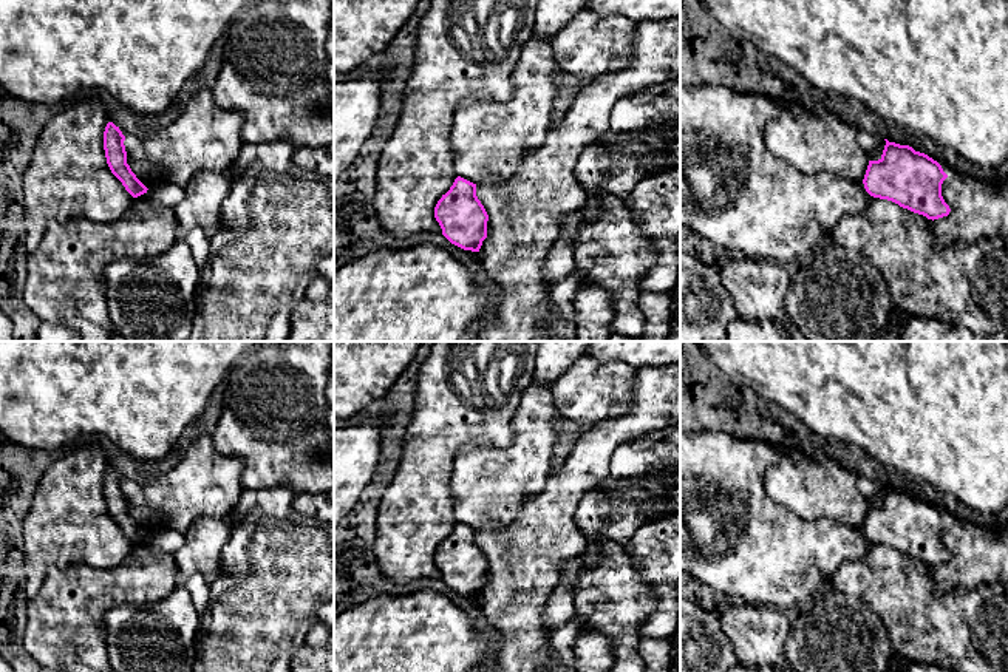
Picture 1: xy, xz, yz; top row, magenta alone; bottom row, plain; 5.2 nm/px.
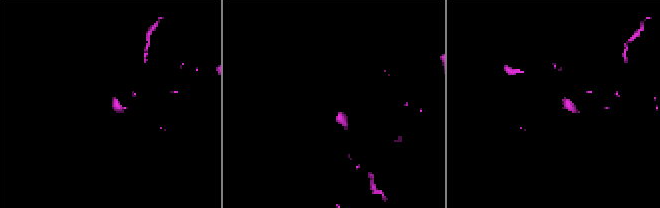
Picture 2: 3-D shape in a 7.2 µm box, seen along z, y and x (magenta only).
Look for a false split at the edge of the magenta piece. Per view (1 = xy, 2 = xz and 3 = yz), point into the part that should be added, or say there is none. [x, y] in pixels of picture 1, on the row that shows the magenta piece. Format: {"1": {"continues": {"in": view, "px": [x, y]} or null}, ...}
{"1": {"continues": null}, "2": {"continues": null}, "3": {"continues": null}}

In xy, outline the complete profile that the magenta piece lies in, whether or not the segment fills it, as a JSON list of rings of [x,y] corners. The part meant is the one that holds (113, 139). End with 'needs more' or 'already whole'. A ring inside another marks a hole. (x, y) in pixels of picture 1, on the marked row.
[[[108,122],[104,131],[104,150],[111,173],[122,182],[125,190],[138,198],[147,193],[147,187],[136,178],[127,164],[127,151],[124,145],[125,136],[113,122]]]; already whole

